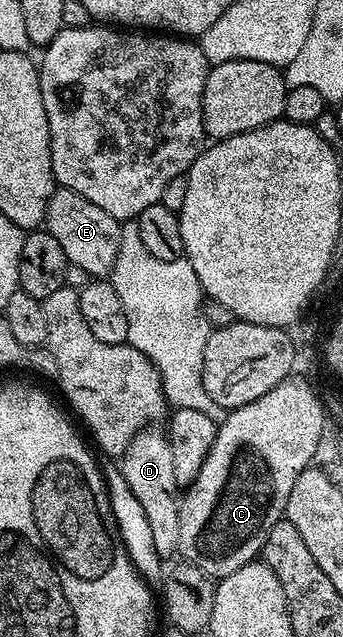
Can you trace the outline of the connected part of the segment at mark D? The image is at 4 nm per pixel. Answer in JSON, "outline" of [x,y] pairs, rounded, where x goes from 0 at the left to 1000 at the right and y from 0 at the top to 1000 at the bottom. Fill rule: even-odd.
{"outline":[[[414,672],[373,695],[373,705],[353,716],[350,736],[388,771],[388,777],[414,794],[443,832],[452,862],[464,873],[510,871],[522,849],[522,766],[510,755],[510,736],[501,728],[499,702],[490,684],[452,672]]]}

